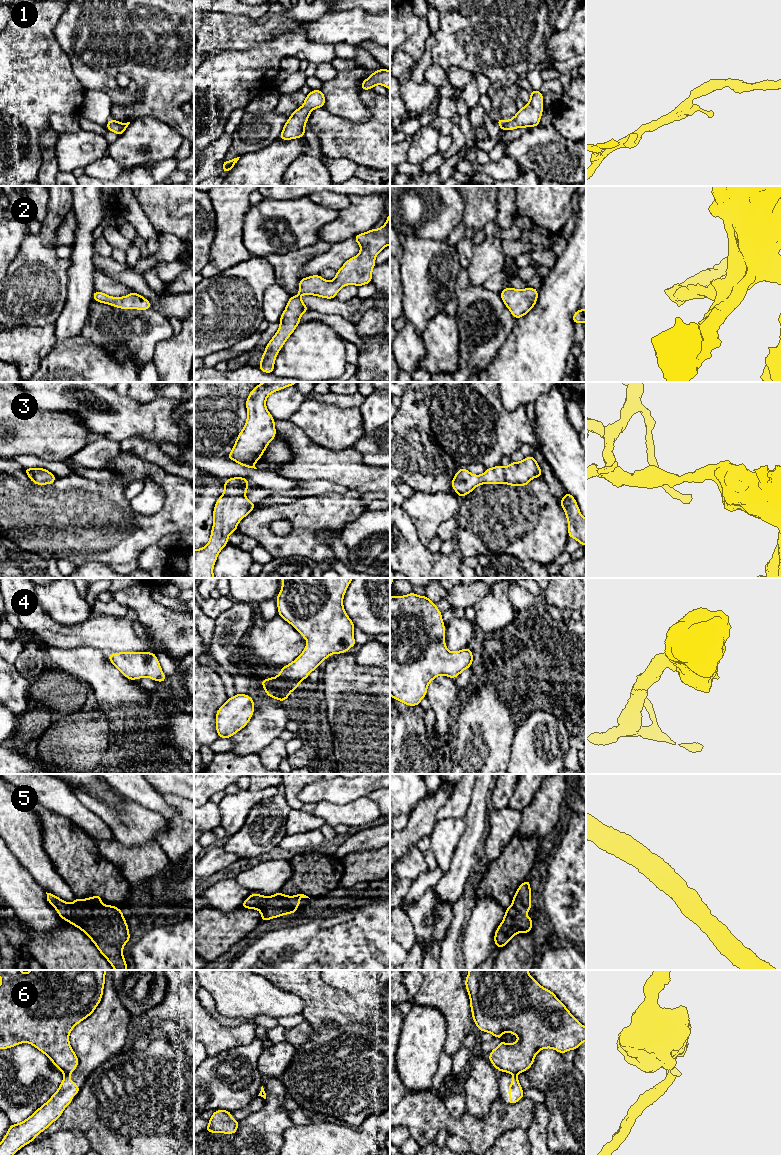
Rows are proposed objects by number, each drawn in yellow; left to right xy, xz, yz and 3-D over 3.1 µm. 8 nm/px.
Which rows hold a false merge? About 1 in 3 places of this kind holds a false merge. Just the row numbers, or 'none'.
6

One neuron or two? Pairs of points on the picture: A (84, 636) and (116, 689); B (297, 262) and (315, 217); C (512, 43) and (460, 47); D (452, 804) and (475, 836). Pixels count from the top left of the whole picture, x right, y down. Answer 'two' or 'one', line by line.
A: two
B: two
C: one
D: two

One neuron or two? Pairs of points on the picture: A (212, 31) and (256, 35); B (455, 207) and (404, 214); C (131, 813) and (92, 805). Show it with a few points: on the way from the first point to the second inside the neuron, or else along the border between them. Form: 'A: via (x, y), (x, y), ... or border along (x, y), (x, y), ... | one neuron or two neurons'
A: via (223, 31), (245, 33) | one neuron
B: via (442, 212), (432, 222), (417, 222) | one neuron
C: via (121, 815), (108, 815), (102, 811) | one neuron

